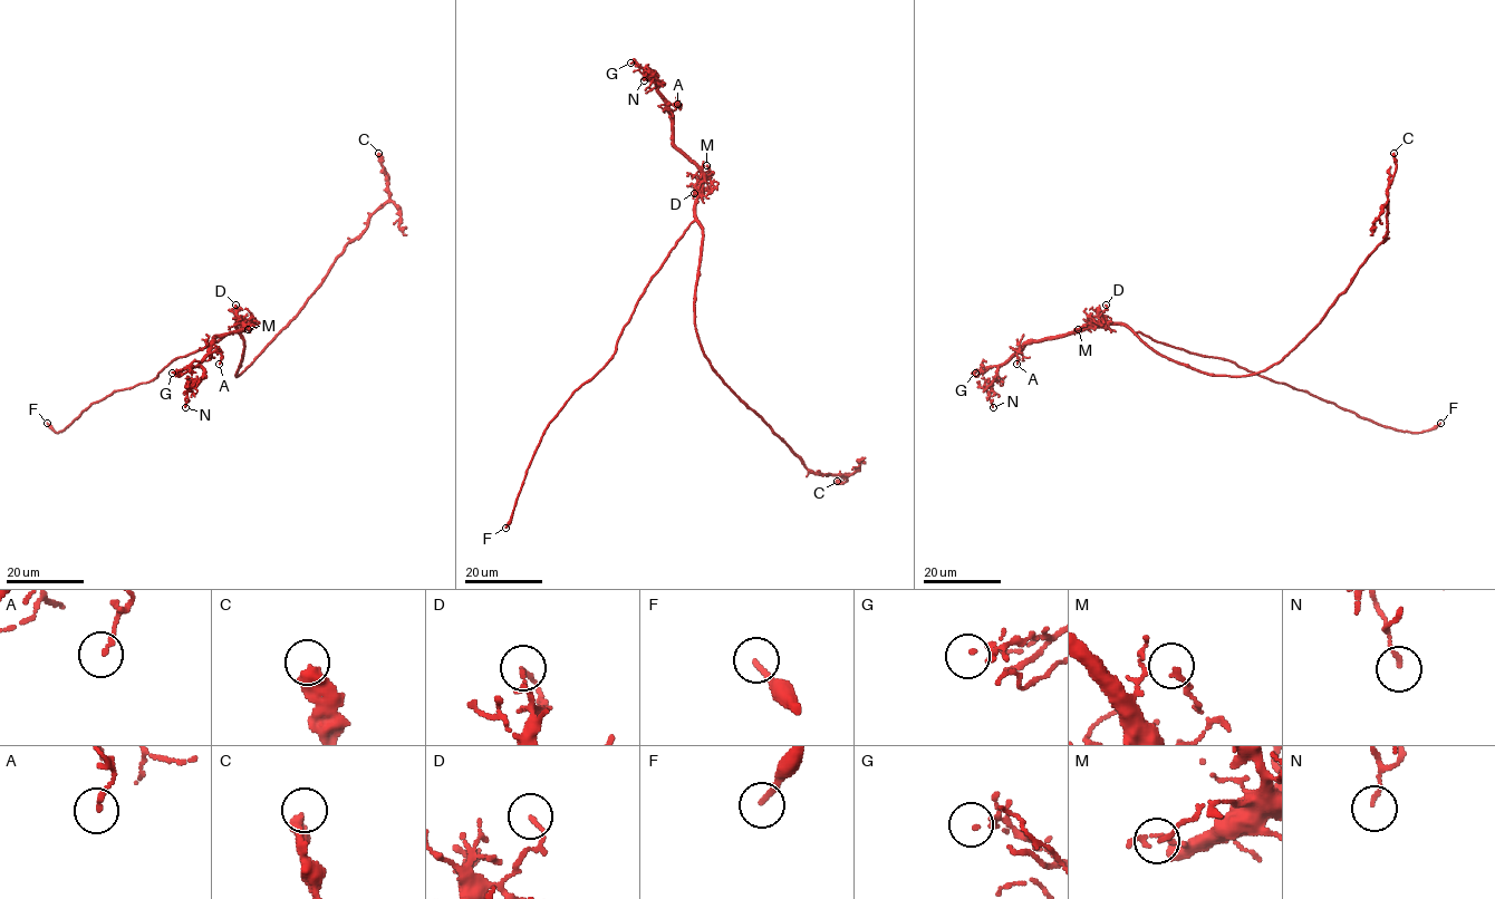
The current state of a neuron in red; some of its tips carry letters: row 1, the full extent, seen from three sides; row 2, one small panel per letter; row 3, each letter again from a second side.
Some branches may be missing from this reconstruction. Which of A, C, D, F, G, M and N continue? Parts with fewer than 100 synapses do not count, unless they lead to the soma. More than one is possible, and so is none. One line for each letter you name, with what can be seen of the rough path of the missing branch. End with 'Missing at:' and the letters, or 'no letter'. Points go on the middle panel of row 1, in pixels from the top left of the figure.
F: missing branch runs (505, 528), (480, 556), (482, 557)
Missing at: F

